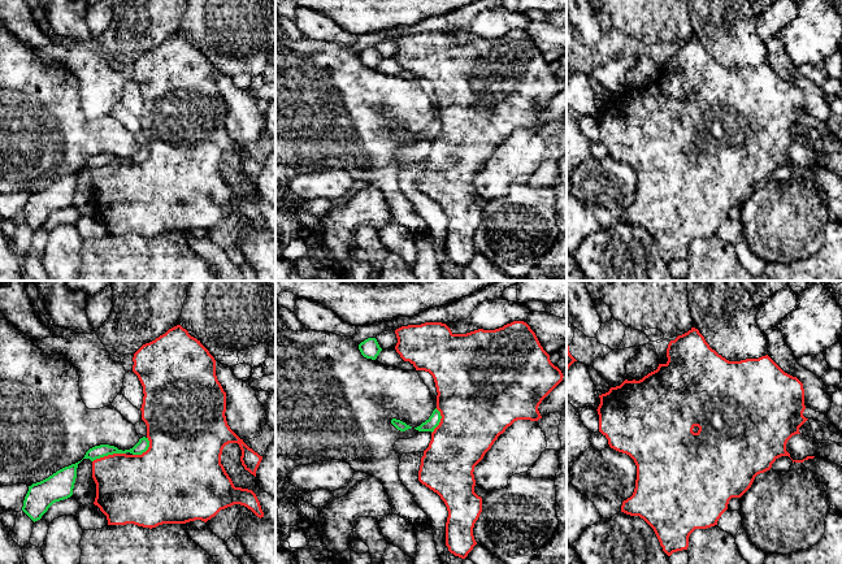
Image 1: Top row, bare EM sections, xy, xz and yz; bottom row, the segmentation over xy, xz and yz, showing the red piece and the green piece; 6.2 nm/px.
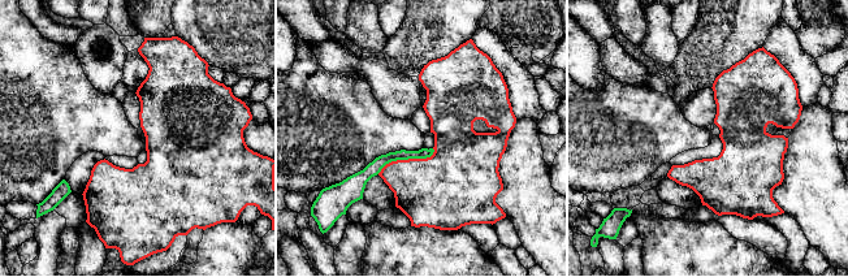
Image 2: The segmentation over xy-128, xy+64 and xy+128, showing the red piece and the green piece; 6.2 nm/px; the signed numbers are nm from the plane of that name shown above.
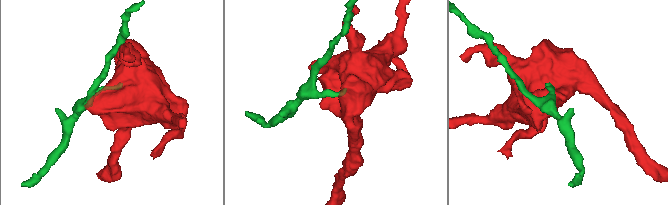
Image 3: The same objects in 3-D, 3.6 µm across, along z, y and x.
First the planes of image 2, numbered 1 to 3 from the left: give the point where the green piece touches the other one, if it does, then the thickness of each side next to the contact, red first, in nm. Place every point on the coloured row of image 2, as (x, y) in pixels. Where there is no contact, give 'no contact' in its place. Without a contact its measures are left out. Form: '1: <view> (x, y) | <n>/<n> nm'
1: no contact
2: xy+64 (406, 160) | 420/90 nm
3: no contact

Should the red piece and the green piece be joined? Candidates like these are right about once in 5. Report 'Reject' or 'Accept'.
Reject

